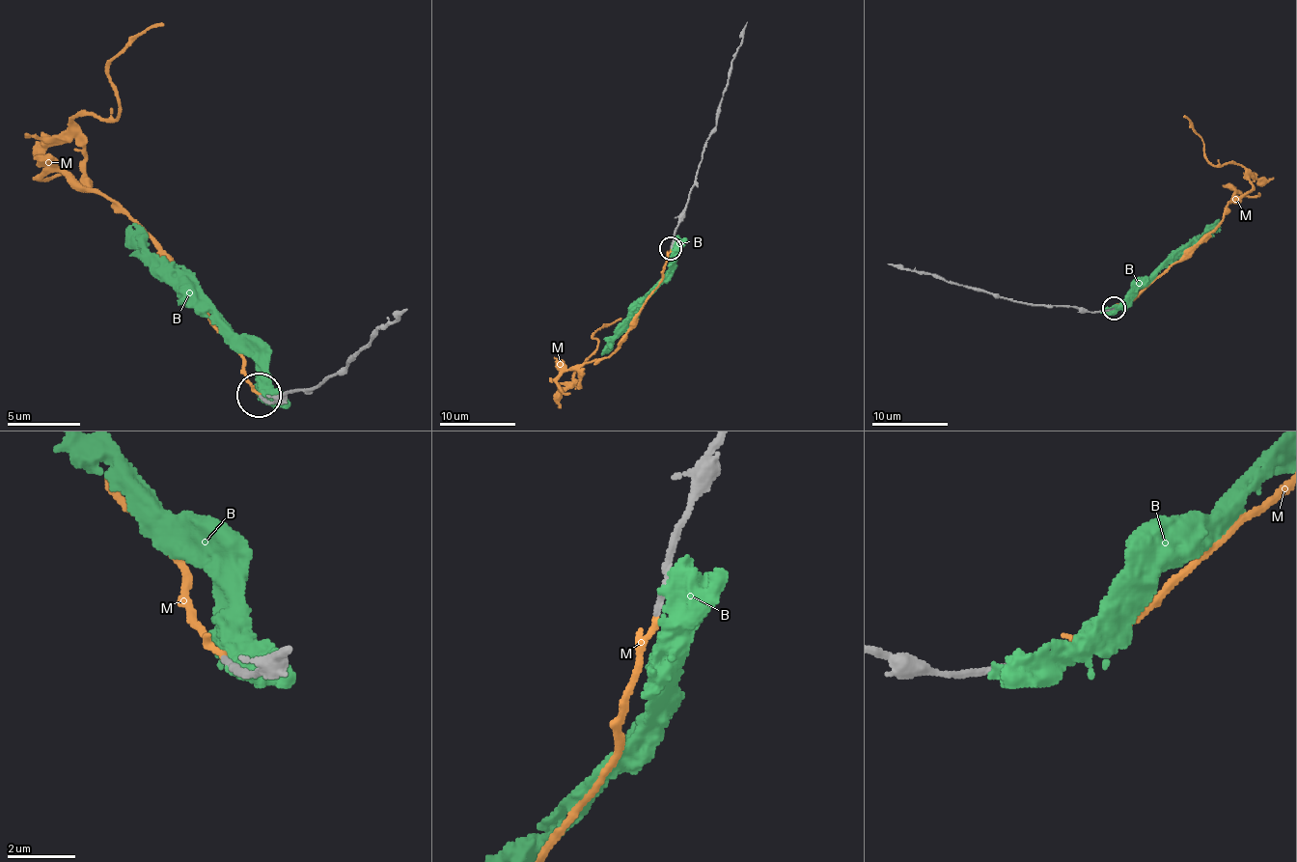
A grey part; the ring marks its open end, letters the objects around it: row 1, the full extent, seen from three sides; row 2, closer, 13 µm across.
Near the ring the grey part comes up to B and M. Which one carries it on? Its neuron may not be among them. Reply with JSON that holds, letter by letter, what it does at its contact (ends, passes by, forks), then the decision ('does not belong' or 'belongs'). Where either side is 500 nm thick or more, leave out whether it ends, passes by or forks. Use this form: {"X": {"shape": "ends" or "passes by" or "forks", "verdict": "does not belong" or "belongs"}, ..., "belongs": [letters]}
{"B": {"verdict": "does not belong"}, "M": {"shape": "ends", "verdict": "belongs"}, "belongs": ["M"]}

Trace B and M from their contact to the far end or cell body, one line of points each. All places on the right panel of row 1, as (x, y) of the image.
B: (1106, 312), (1116, 312), (1163, 265), (1171, 264), (1220, 220)
M: (1114, 308), (1135, 300), (1190, 253), (1224, 209), (1252, 188), (1241, 166), (1214, 166), (1206, 158), (1184, 115)

